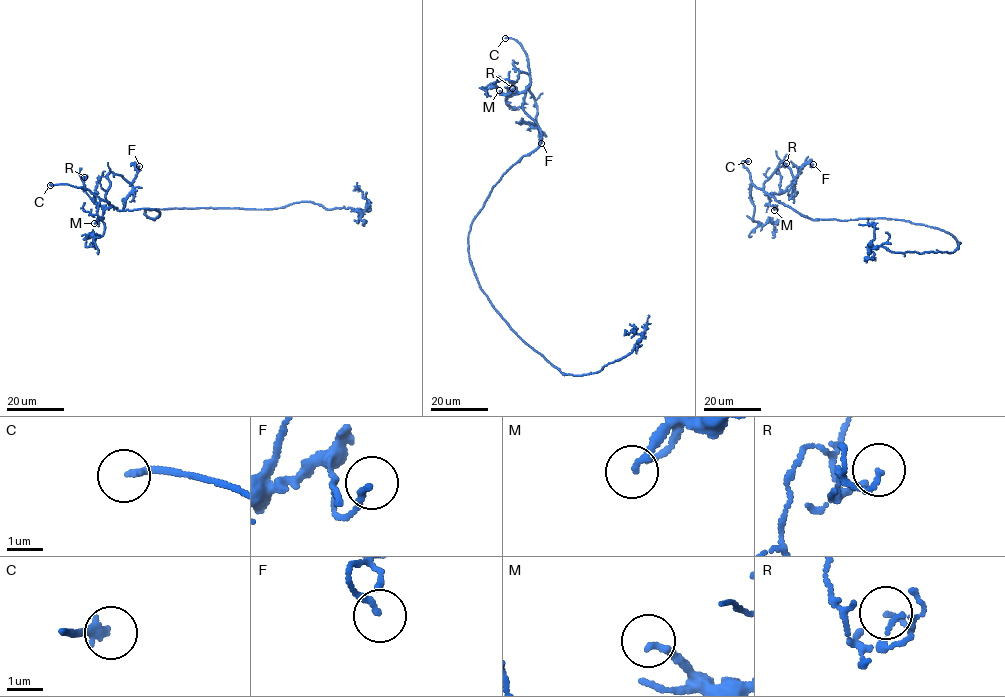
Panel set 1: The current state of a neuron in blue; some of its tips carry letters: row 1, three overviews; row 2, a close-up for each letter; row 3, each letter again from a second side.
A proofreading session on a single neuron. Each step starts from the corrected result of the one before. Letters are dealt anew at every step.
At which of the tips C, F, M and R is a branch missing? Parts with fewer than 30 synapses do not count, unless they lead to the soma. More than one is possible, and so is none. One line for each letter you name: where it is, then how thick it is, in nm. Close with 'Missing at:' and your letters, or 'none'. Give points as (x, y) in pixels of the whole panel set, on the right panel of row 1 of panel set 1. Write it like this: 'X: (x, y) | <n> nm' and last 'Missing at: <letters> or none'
C: (748, 161) | 240 nm
Missing at: C

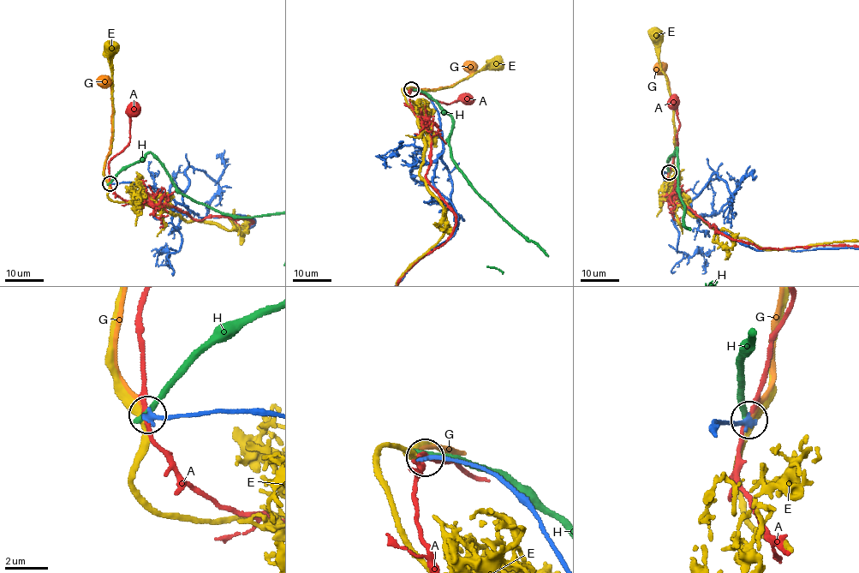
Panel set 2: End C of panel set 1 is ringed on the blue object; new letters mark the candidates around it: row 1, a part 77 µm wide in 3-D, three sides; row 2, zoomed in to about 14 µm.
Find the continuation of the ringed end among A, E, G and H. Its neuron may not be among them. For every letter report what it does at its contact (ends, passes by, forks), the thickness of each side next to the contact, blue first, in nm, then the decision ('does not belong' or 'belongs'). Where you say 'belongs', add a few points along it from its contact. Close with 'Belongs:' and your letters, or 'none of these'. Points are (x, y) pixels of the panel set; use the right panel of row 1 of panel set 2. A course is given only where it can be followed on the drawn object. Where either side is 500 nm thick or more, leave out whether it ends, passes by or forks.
A: it passes by; calibres 280 and 200 nm; does not belong
E: it passes by; calibres 240 and 280 nm; does not belong
G: it ends; calibres 260 and 150 nm; belongs
H: it ends; calibres 280 and 340 nm; does not belong
Belongs: G

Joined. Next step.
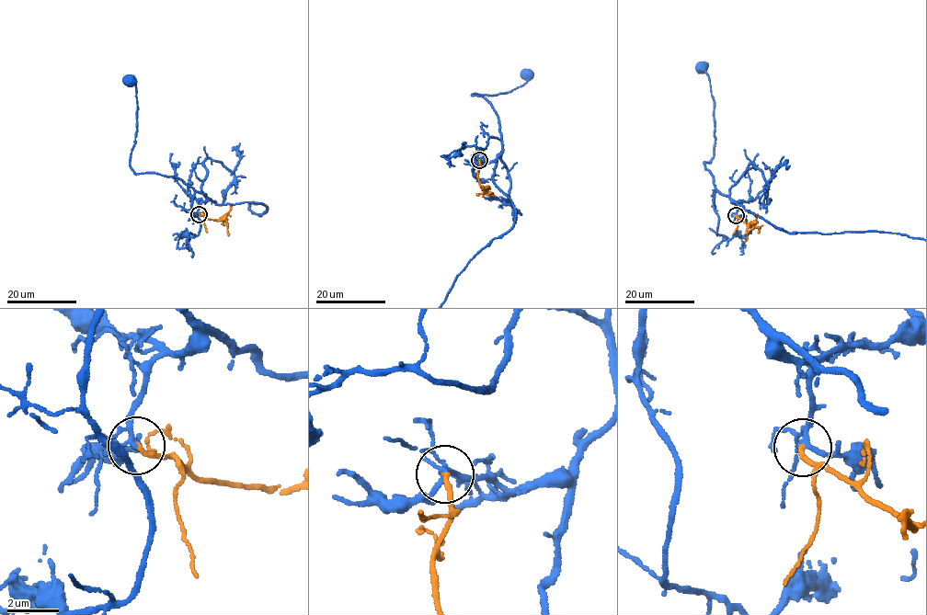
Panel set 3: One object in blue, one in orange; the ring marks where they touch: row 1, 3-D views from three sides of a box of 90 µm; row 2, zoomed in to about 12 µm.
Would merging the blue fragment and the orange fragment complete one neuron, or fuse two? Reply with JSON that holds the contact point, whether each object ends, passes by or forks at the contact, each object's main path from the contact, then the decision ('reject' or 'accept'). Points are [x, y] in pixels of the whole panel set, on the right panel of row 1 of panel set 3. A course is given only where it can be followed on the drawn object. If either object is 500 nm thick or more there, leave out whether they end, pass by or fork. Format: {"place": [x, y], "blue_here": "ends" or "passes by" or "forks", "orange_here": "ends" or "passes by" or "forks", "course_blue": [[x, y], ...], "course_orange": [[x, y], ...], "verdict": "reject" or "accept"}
{"place": [736, 215], "blue_here": "forks", "orange_here": "ends", "course_blue": [[736, 215], [738, 204], [719, 193], [704, 165], [714, 154], [715, 138], [714, 99], [708, 76], [701, 68]], "course_orange": [[736, 215], [756, 228], [762, 225]], "verdict": "accept"}

